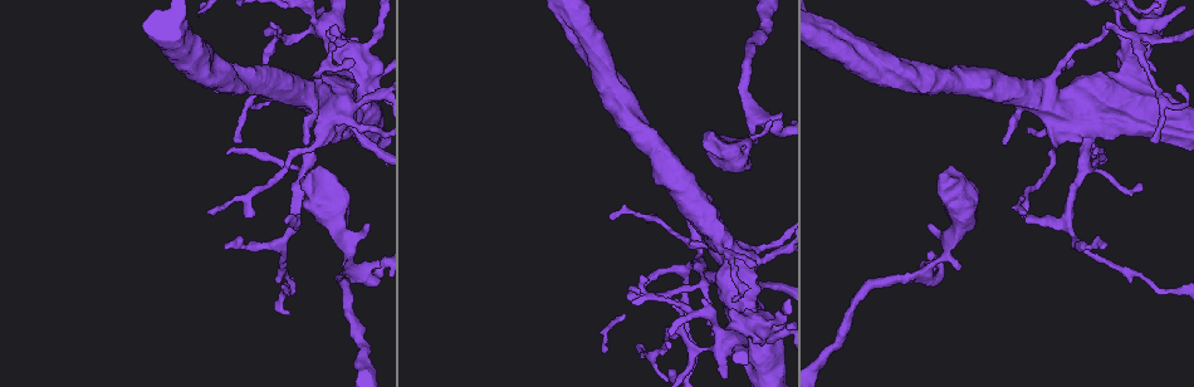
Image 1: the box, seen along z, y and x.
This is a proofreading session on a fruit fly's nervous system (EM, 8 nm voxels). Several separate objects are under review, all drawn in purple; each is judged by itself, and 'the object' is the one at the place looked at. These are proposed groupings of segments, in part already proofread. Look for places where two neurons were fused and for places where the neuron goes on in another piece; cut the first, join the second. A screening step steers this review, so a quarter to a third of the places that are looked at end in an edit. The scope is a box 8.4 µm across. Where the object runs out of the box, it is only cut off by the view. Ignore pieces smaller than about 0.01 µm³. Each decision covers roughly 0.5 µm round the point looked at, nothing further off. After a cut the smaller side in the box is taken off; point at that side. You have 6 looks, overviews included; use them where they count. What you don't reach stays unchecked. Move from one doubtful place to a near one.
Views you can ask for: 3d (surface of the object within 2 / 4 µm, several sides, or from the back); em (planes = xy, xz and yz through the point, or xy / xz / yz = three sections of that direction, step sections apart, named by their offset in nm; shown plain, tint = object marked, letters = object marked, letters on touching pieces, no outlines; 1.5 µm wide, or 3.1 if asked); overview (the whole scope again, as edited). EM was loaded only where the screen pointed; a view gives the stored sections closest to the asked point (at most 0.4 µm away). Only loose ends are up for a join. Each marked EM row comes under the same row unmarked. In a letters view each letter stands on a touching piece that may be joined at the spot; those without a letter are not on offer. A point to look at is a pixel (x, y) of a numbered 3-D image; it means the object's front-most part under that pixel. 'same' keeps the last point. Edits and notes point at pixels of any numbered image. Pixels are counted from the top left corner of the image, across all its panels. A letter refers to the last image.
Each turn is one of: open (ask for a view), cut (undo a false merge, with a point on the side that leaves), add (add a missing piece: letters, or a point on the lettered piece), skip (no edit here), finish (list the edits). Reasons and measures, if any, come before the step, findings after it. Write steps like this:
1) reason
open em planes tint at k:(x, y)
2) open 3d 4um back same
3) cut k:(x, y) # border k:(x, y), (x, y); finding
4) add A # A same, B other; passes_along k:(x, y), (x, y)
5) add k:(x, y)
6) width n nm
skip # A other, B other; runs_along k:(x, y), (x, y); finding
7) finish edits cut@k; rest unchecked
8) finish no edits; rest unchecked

thin end
open em xy step 8 tint at 1:(225, 248)

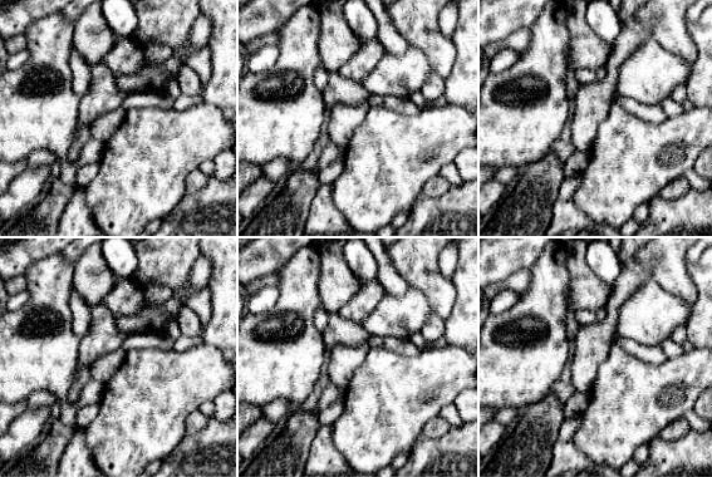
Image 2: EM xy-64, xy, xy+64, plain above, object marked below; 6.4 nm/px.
open em planes tint same

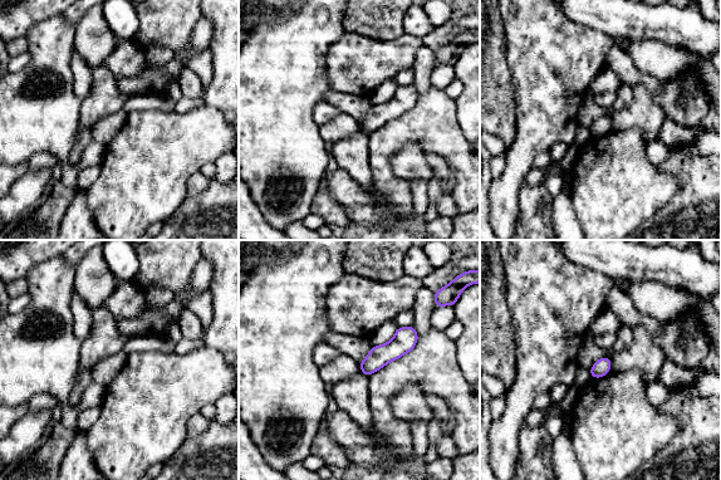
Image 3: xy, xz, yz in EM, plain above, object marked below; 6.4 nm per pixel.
open em planes letters same

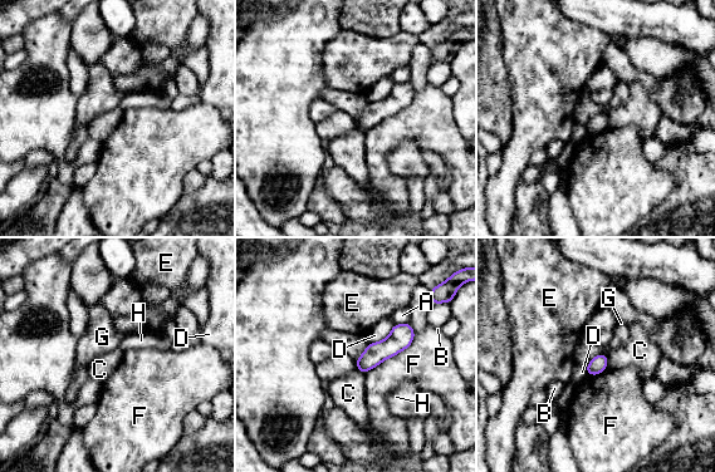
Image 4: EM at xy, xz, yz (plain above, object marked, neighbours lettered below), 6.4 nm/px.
skip # A other, B other, C other, D other, E other, F other, G other, H other; runs_along 4:(407, 327), (360, 367); no lettered piece goes on from it

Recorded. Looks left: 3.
stops while still wide
open em planes letters at 1:(321, 166)

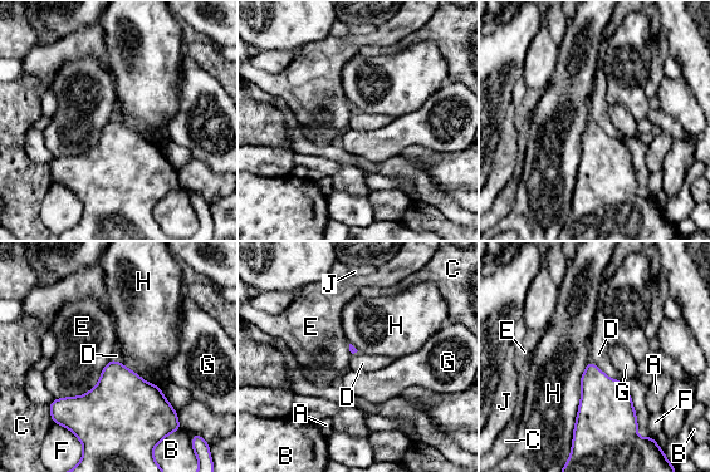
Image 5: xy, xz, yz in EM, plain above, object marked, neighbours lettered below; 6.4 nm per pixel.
skip # A other, B other, C other, D other, E other, F other, G other, H other, J other; border 5:(589, 359), (607, 375), (621, 382); none of them fits

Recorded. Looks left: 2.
thin end
open em xz step 4 letters at 1:(676, 372)

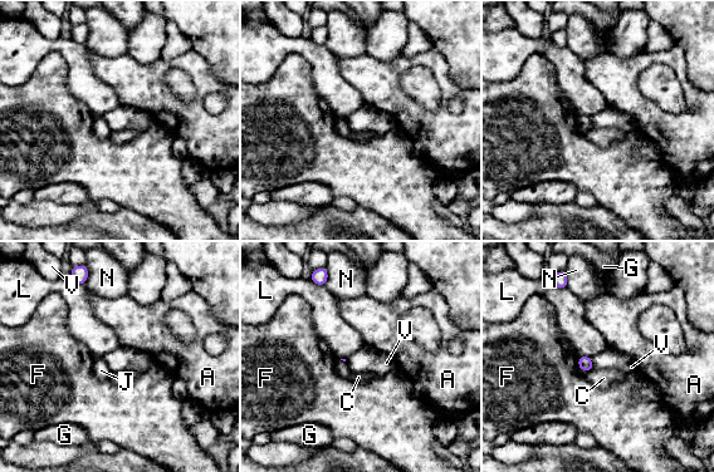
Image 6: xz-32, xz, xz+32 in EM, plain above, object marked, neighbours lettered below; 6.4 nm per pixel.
skip # A other, C other, F other, G other, J other, L other, N other, V other; border 6:(590, 358), (593, 368); no lettered piece goes on from it

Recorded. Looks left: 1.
finish no edits; rest unchecked

